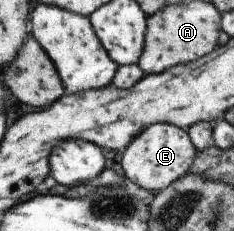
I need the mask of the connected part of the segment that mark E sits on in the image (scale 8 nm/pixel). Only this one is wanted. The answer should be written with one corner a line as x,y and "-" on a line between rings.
153,124
138,133
124,147
121,153
121,169
124,177
137,187
143,187
146,191
159,191
185,175
196,151
184,129
171,124

